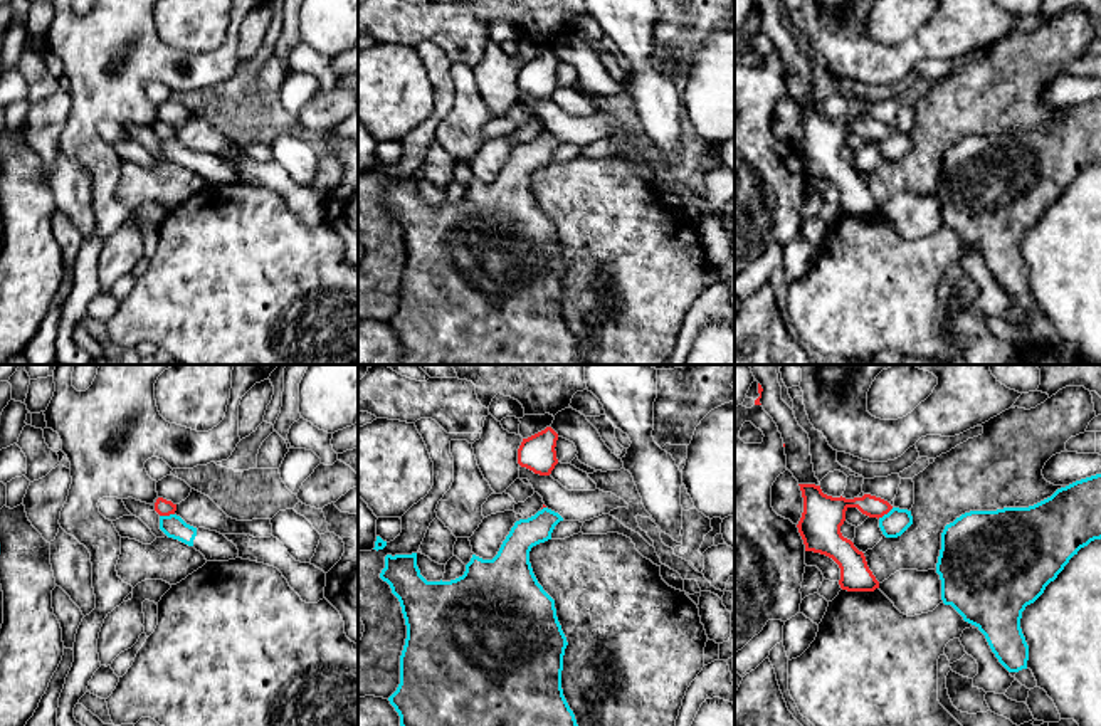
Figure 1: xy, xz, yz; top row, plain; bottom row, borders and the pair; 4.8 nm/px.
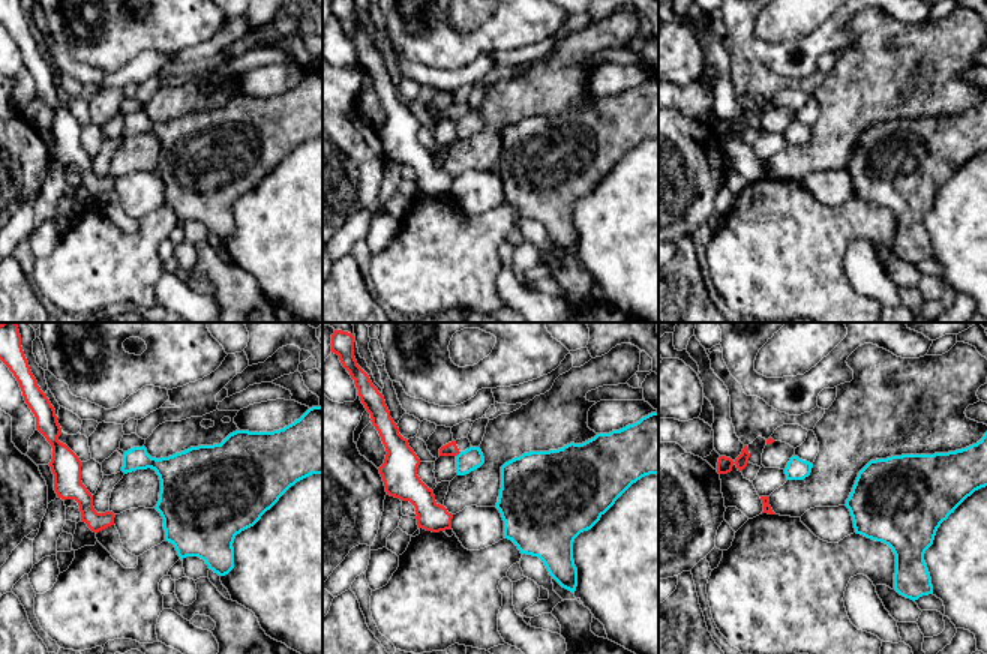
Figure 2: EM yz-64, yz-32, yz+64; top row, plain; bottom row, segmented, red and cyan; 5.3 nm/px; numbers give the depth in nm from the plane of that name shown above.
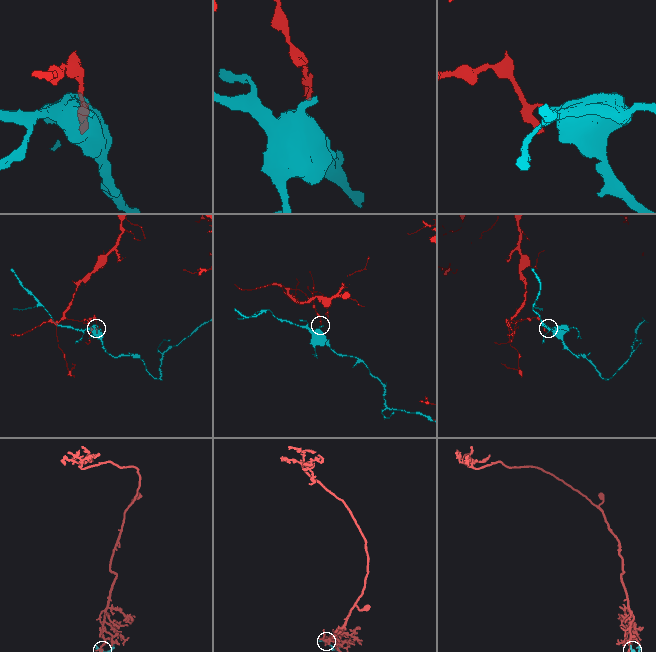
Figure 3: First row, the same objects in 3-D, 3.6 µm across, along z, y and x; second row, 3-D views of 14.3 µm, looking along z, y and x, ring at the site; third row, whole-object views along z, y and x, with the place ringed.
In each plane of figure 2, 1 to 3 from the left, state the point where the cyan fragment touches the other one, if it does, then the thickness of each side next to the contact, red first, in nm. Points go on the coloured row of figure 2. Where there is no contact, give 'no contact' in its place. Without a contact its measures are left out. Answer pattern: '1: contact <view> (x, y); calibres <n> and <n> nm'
1: no contact
2: contact yz-32 (458, 453); calibres 70 and 120 nm
3: no contact

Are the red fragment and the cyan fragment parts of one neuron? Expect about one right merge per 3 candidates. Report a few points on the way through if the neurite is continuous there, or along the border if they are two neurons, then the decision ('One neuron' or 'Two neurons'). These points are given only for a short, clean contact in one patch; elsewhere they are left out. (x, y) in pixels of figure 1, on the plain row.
Boundary: xy (173, 136), (160, 140). Two neurons

